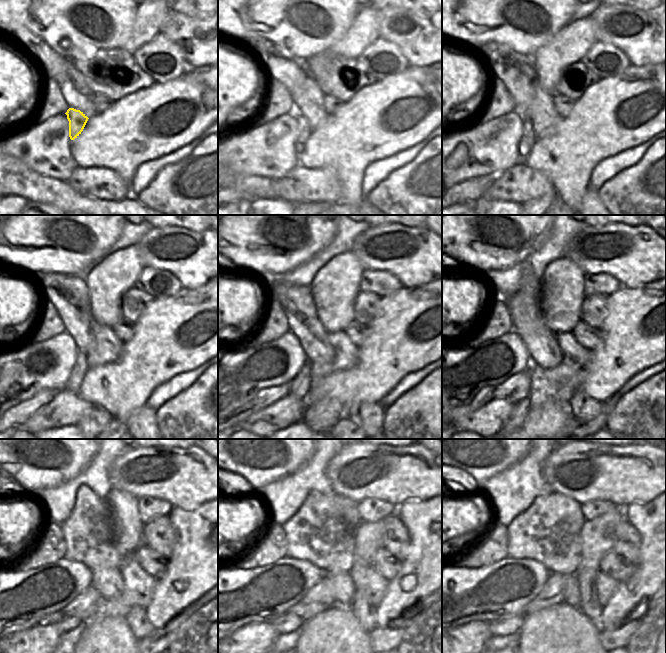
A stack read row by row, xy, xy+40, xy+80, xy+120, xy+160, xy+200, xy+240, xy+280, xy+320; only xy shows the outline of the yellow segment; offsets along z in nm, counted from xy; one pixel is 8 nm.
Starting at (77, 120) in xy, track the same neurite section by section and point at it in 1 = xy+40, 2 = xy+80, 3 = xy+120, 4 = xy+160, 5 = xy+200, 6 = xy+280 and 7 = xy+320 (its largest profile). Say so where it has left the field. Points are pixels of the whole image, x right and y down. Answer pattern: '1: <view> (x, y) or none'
1: xy+40 (303, 130)
2: xy+80 (527, 140)
3: xy+120 (79, 370)
4: xy+160 (301, 384)
5: xy+200 (522, 392)
6: xy+280 (288, 623)
7: xy+320 (506, 626)

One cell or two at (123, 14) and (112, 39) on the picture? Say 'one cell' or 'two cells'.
one cell

